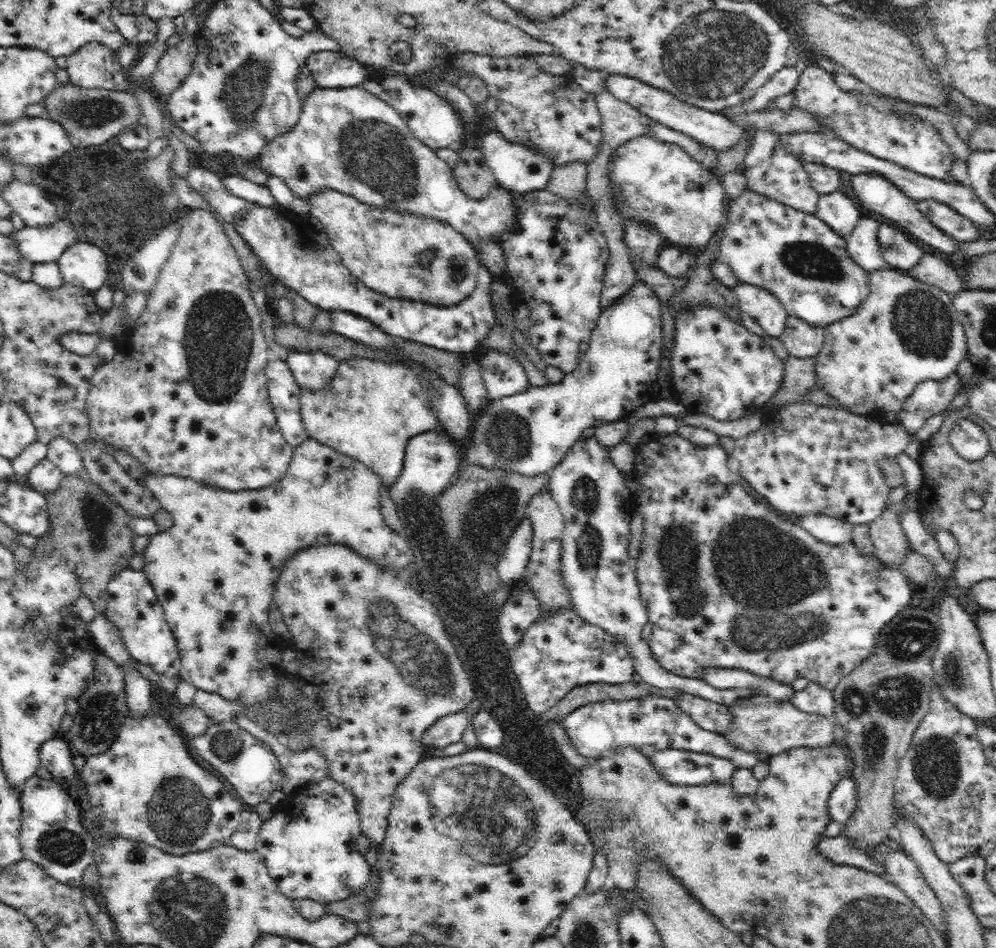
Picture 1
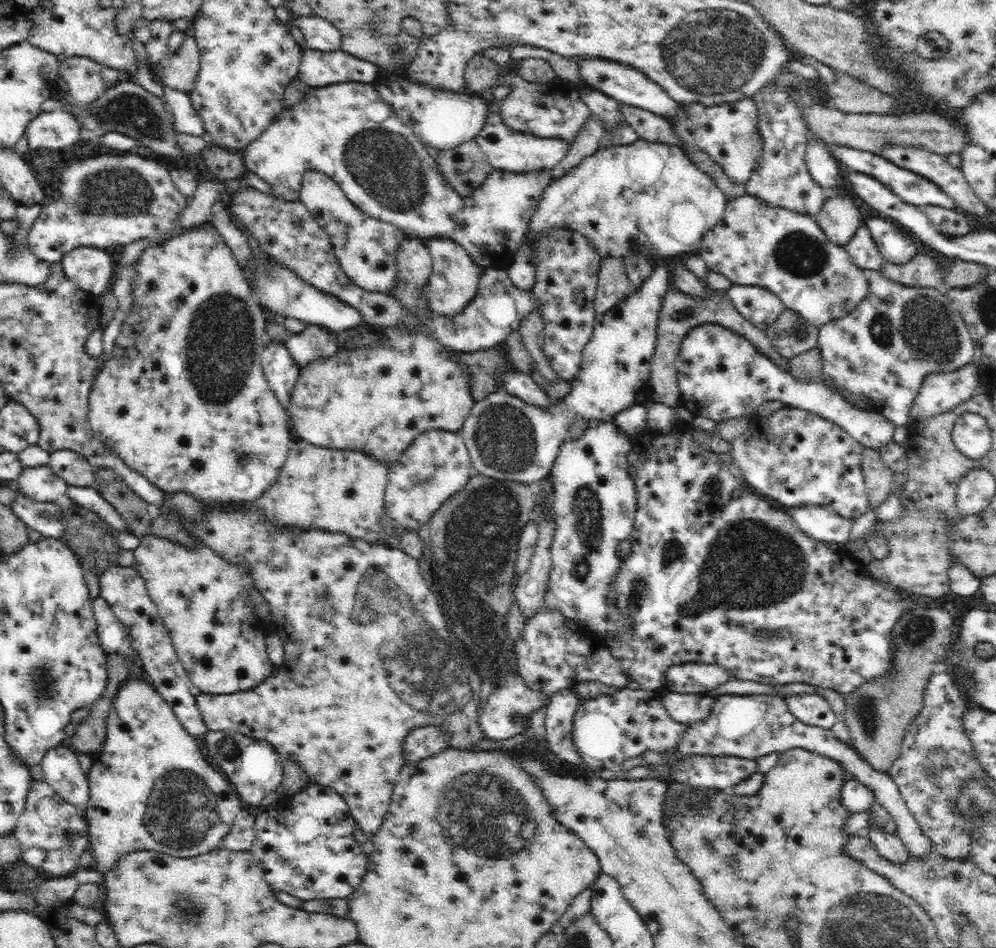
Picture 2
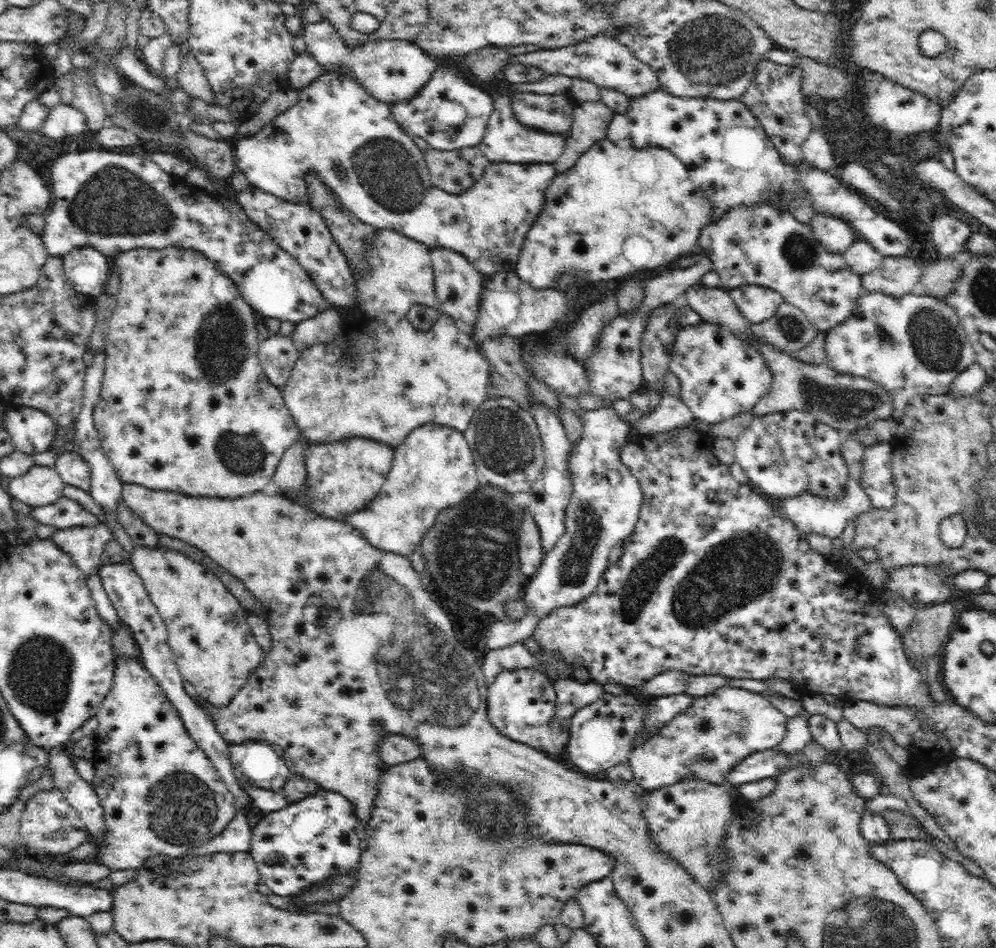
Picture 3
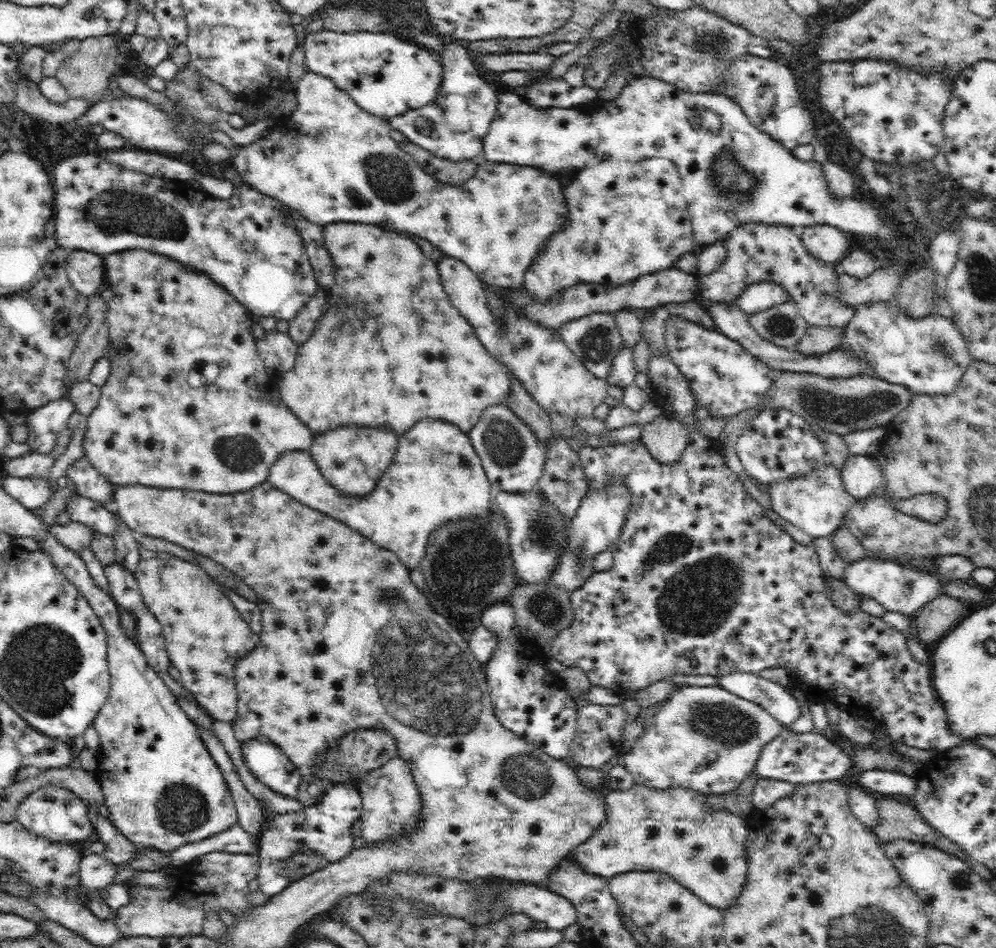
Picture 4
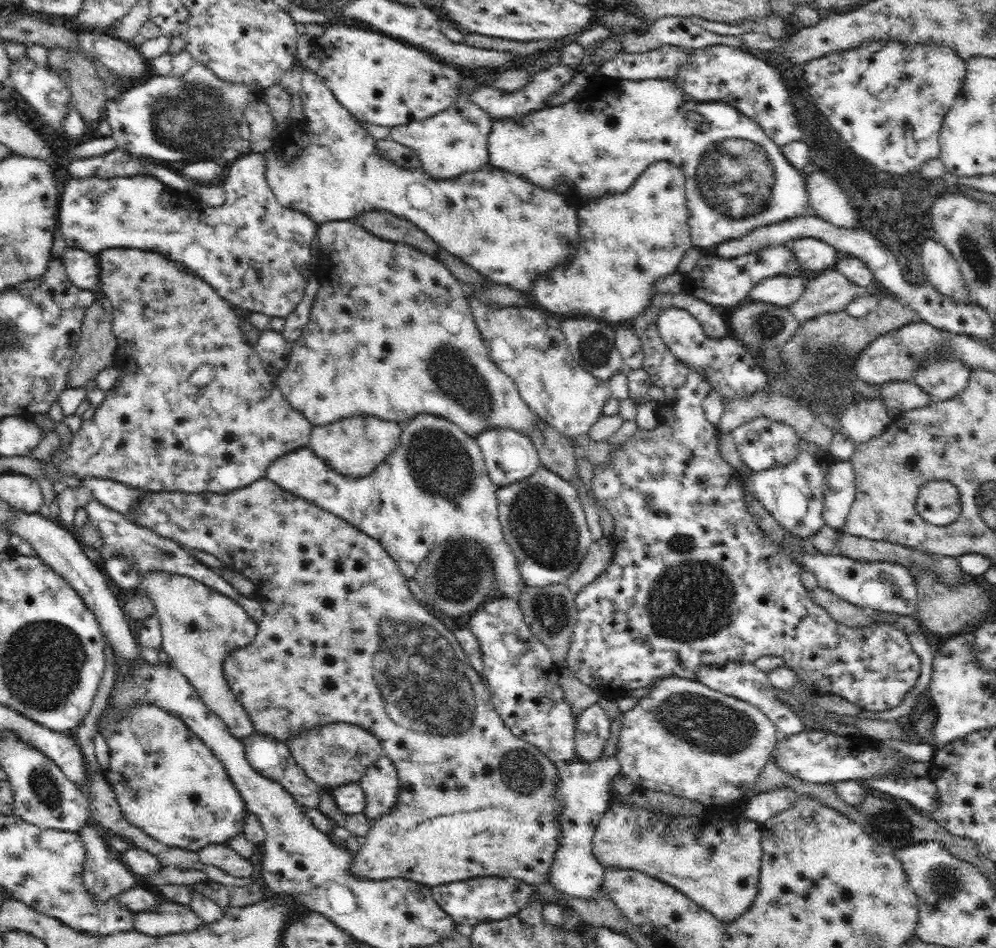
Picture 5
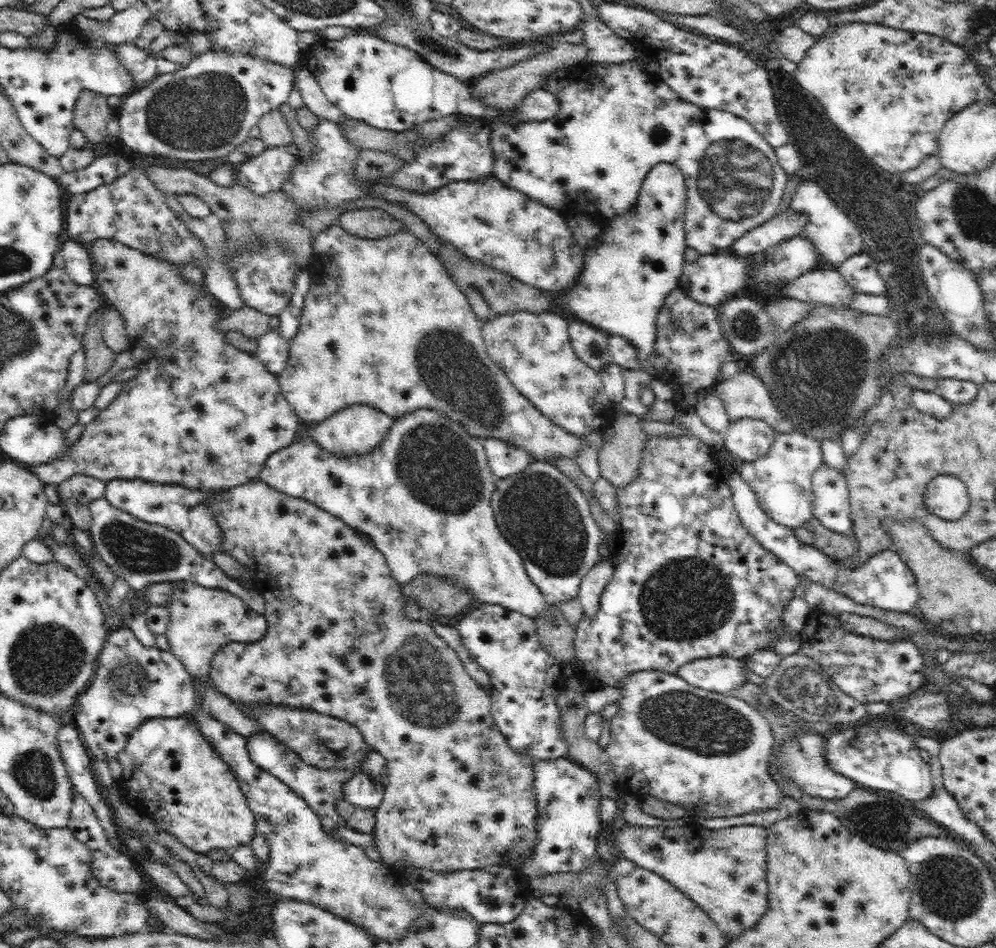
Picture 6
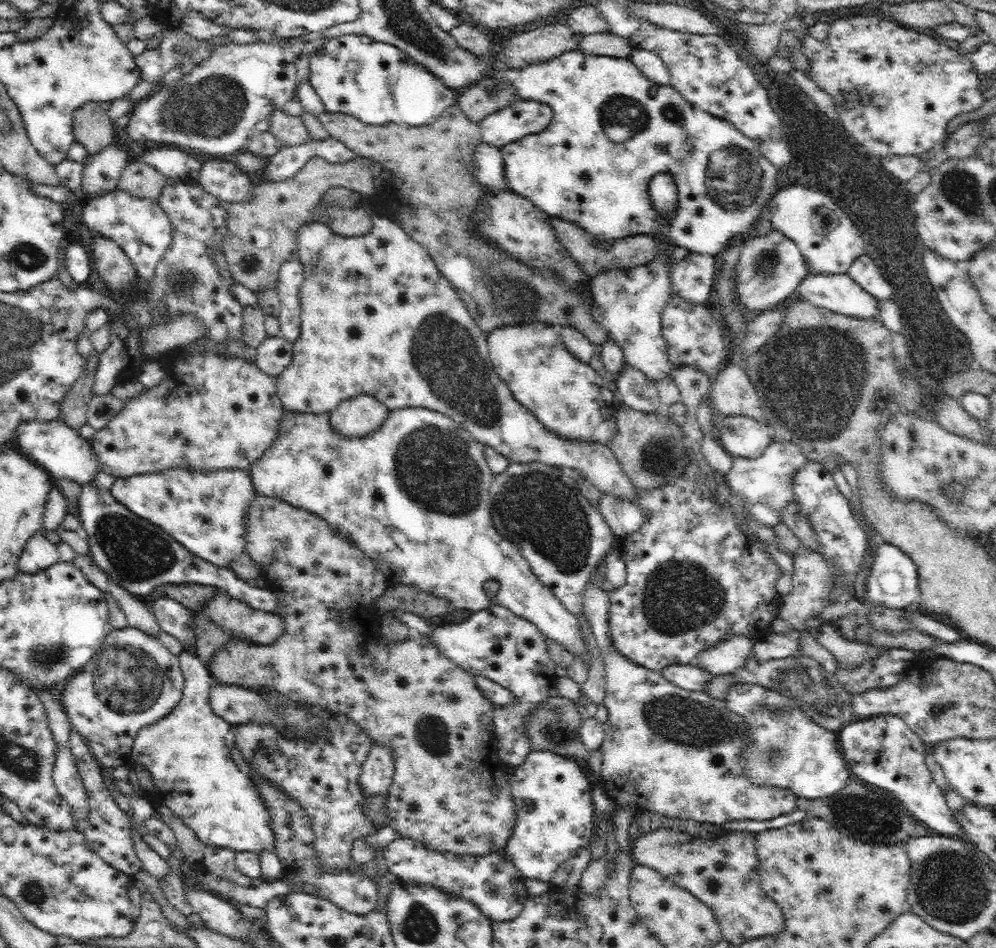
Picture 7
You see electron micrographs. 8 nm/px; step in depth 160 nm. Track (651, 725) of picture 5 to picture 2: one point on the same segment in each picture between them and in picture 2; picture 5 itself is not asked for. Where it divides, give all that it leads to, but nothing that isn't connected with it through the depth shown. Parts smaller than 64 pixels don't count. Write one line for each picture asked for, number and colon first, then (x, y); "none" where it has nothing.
2: (747, 726)
3: (719, 730)
4: (704, 738)

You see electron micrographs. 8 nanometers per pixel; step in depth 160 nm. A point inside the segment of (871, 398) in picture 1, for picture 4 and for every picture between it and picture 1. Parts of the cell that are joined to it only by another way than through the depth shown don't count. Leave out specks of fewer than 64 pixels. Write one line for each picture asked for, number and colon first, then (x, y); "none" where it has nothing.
2: (898, 335)
3: (913, 345)
4: (929, 355)

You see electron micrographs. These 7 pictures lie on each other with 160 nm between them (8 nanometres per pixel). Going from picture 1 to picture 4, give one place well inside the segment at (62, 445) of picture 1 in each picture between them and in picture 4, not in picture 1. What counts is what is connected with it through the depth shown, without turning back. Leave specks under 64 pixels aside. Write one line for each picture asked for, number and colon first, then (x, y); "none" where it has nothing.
2: (74, 468)
3: (74, 470)
4: (88, 481)

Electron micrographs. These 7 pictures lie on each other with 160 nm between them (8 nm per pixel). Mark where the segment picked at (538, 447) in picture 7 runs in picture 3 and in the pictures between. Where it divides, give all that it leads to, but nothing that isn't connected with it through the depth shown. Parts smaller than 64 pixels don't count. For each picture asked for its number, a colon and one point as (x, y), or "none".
3: (381, 378)
4: (392, 350)
5: (391, 334)
6: (384, 324)

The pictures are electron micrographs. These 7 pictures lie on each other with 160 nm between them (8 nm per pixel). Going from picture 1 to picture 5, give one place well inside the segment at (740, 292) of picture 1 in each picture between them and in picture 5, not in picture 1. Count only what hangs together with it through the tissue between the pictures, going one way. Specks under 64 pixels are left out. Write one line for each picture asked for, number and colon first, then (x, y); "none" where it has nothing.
2: (760, 306)
3: (758, 303)
4: (760, 296)
5: (781, 290)

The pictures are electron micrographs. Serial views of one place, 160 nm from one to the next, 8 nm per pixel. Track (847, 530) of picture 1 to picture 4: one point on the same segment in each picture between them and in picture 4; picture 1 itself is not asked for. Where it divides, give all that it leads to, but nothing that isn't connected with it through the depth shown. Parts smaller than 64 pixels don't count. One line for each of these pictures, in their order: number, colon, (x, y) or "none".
2: (822, 523)
3: (810, 513)
4: (817, 503)

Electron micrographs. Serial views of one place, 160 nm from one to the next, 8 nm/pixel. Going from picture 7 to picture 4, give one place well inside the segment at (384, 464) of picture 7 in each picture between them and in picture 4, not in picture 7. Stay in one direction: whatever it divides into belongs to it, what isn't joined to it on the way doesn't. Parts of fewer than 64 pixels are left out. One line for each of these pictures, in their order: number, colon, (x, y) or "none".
4: (436, 476)
5: (434, 488)
6: (423, 498)

